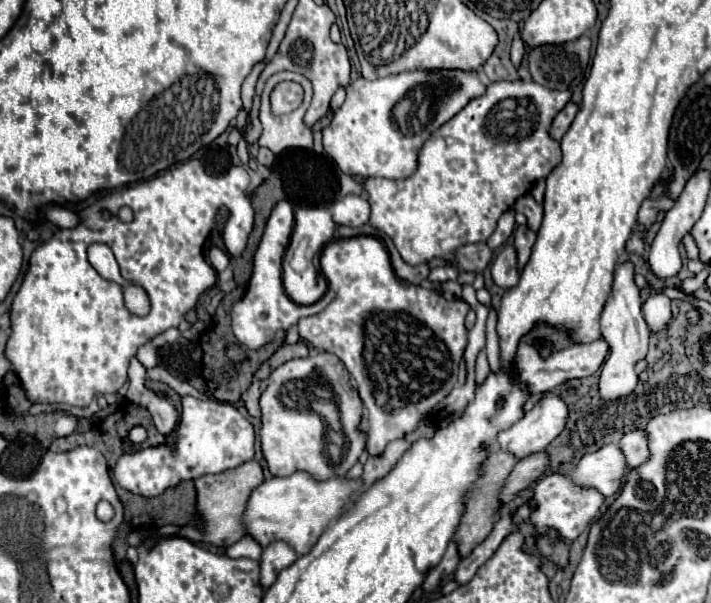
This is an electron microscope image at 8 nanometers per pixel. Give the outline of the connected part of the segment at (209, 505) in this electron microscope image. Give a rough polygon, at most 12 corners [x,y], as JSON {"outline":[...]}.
{"outline":[[258,461],[196,479],[204,527],[192,543],[228,547],[246,535],[242,515],[264,481]]}

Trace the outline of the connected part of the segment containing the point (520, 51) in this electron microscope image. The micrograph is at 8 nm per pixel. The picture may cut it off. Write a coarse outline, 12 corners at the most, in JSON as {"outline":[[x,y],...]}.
{"outline":[[516,37],[512,51],[510,61],[518,69],[524,57],[524,45]]}

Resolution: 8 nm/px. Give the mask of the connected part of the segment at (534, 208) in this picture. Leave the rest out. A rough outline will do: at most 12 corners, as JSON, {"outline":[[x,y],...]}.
{"outline":[[532,195],[518,197],[512,209],[528,217],[534,231],[542,223],[542,205]]}

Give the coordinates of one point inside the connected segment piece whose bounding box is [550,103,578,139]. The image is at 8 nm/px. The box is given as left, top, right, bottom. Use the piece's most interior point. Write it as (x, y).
(566, 116)

